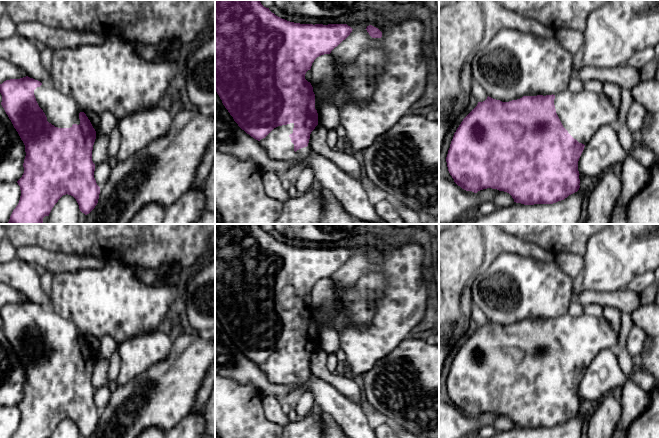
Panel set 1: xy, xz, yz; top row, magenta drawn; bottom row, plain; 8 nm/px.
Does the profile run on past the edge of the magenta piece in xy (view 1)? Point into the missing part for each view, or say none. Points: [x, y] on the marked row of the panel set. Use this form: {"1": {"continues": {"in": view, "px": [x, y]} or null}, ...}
{"1": {"continues": {"in": "xy", "px": [62, 111]}}}

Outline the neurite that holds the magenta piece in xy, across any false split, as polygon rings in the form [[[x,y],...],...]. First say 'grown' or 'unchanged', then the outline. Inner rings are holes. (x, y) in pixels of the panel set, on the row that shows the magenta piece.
grown; [[[28,76],[4,81],[0,84],[0,93],[1,105],[23,141],[26,152],[24,173],[17,181],[21,190],[20,200],[7,224],[44,224],[43,218],[49,216],[54,205],[66,194],[76,199],[82,213],[89,214],[98,203],[100,187],[94,178],[95,164],[92,161],[96,131],[86,114],[71,97]]]

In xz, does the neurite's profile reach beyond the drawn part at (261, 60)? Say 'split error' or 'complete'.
split error

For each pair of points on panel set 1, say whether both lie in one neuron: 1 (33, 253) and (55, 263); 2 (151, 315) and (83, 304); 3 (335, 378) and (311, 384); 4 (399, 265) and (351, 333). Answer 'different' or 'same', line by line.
1: same
2: same
3: different
4: same

